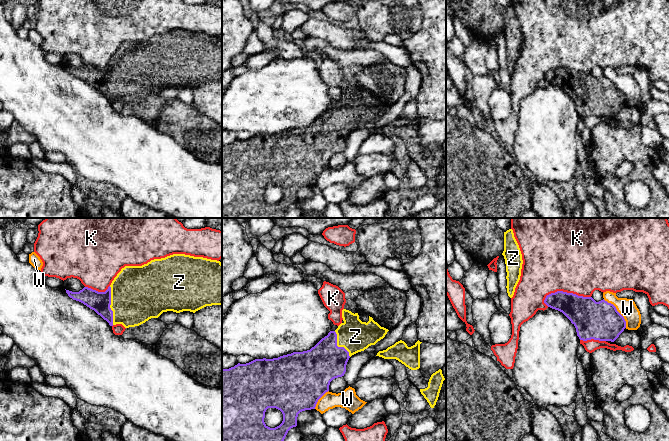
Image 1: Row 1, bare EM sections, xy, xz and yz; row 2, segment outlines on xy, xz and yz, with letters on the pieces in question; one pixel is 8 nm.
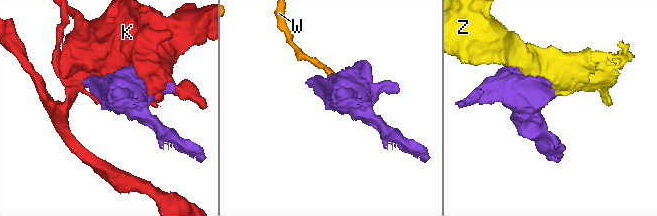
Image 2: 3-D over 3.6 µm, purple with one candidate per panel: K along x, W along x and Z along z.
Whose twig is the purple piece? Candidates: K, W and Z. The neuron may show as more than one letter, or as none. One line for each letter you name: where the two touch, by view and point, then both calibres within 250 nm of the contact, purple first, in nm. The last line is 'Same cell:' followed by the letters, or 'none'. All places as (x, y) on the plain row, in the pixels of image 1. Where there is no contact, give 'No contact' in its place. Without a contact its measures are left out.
Z: Touches purple at xy (110, 80). Thickness 170 nm (purple) against 440 nm
Same cell: Z

